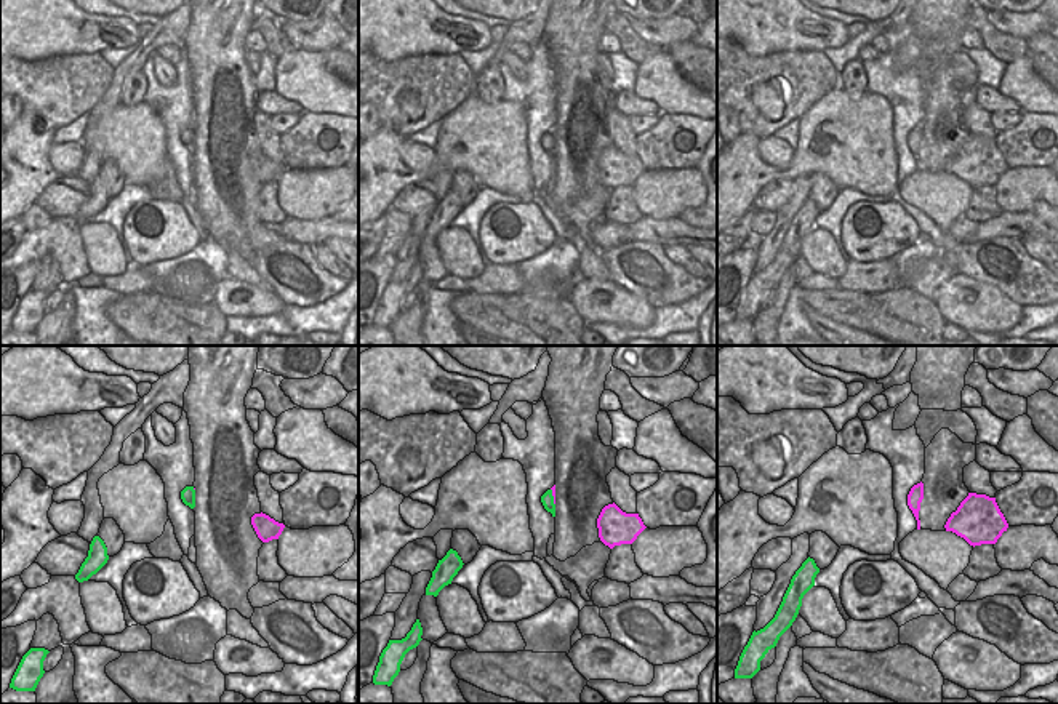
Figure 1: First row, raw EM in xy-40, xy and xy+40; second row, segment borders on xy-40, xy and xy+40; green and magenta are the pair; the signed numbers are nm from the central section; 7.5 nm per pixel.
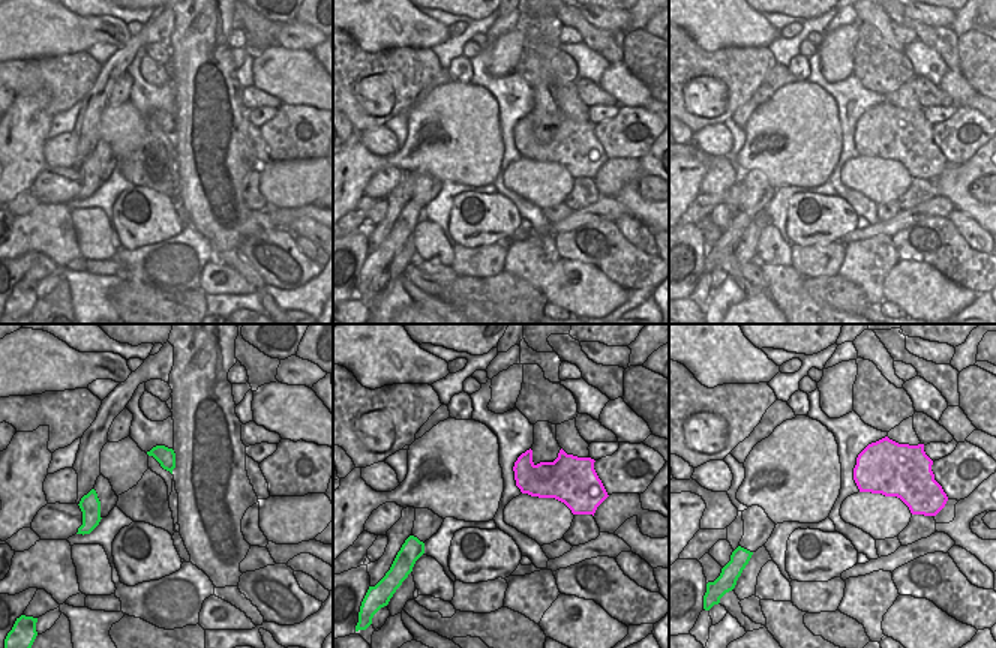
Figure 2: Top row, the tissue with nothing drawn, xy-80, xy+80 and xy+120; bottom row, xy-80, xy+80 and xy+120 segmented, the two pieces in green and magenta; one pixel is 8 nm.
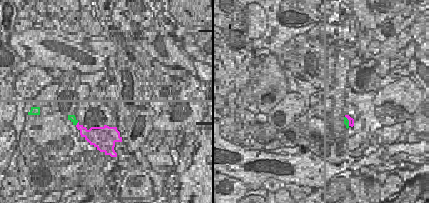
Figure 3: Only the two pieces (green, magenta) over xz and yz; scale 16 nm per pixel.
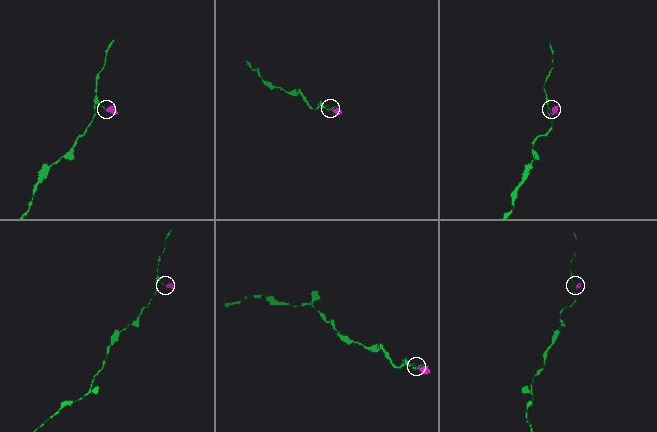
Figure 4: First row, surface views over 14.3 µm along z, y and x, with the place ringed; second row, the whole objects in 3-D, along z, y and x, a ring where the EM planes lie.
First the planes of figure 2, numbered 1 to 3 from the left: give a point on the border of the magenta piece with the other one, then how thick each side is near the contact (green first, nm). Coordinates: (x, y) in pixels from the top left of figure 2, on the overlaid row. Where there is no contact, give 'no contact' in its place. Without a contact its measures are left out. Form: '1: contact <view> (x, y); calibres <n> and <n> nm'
1: no contact
2: no contact
3: no contact

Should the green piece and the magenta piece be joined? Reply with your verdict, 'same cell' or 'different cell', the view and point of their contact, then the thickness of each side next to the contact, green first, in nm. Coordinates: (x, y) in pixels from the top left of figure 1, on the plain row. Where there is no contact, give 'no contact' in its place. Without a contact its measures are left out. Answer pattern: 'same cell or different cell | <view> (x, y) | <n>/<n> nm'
same cell | xy (553, 138) | 100/30 nm

